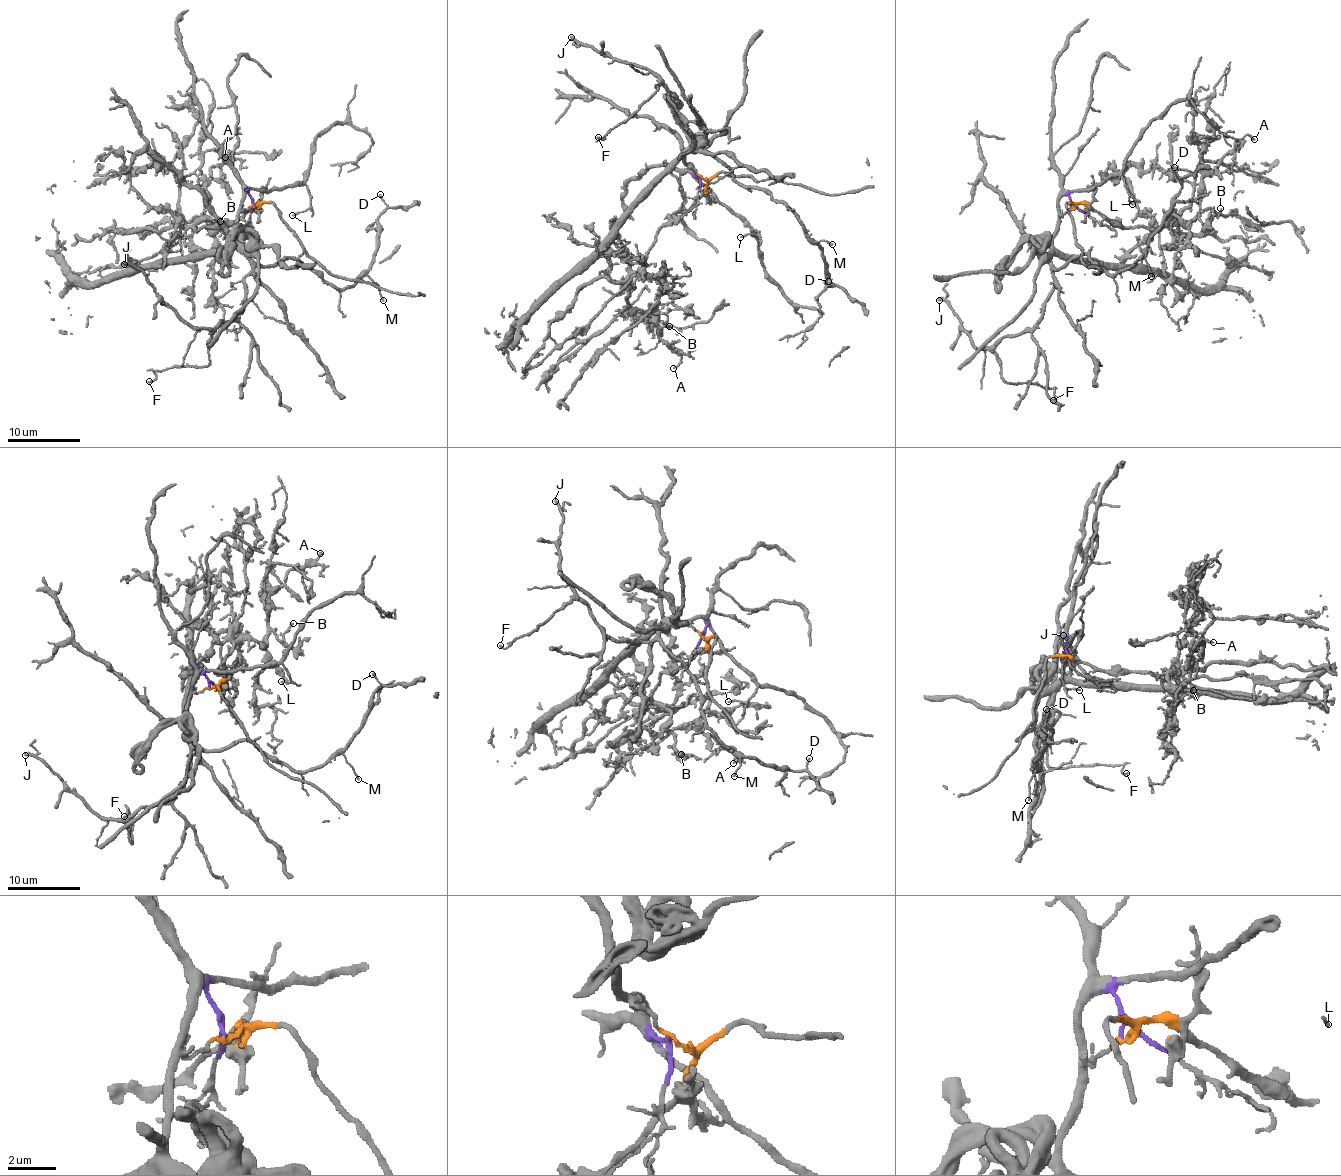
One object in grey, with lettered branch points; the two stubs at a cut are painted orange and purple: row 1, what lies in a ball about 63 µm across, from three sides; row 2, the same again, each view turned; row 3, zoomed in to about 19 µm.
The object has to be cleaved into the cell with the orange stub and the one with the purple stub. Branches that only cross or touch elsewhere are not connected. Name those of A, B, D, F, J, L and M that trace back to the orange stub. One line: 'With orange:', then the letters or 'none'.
With orange: A, B

